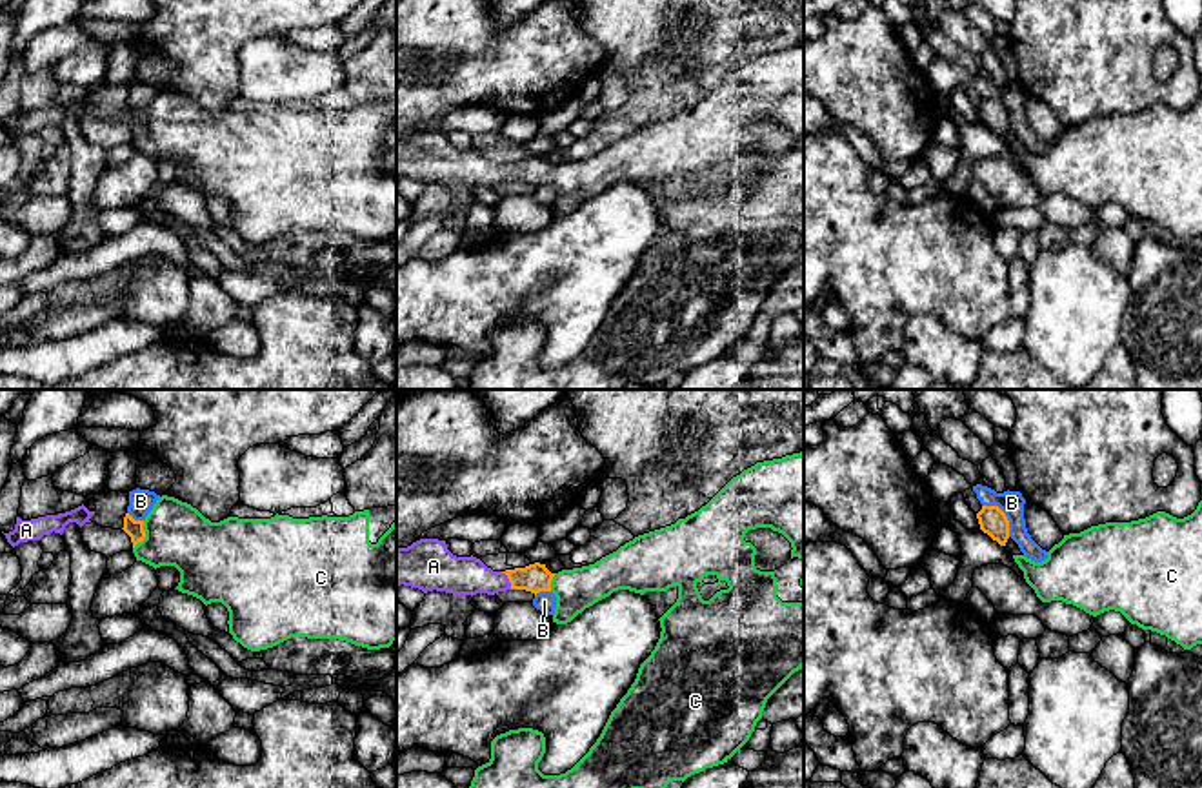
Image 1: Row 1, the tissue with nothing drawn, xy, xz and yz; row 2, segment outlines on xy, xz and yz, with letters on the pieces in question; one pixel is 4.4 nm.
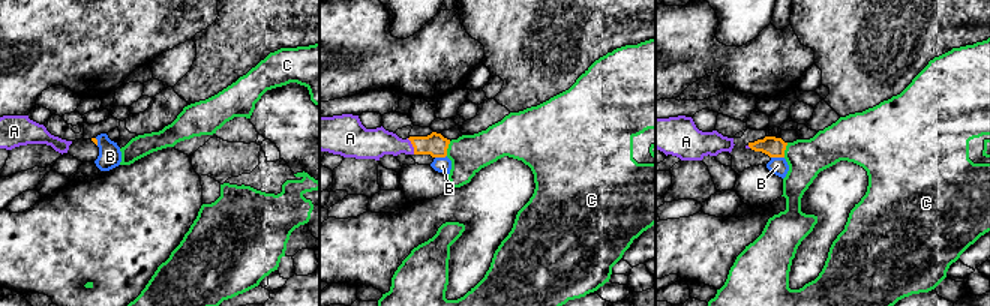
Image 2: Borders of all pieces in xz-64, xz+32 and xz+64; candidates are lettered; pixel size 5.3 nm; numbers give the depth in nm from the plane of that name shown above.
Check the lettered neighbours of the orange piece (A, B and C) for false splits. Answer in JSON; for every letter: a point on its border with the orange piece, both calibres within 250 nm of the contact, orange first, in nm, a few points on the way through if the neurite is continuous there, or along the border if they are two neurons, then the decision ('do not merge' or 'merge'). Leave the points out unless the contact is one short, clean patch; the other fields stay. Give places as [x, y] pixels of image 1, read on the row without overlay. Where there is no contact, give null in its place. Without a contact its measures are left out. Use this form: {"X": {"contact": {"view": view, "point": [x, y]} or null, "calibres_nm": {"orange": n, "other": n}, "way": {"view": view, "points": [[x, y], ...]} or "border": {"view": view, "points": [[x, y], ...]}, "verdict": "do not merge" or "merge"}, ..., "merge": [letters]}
{"A": {"contact": {"view": "xz", "point": [508, 170]}, "calibres_nm": {"orange": 130, "other": 180}, "way": {"view": "xz", "points": [[535, 170], [508, 170], [479, 171], [460, 168]]}, "verdict": "merge"}, "B": {"contact": {"view": "yz", "point": [1004, 106]}, "calibres_nm": {"orange": 120, "other": 110}, "border": {"view": "yz", "points": [[982, 97], [995, 97], [1004, 106], [1010, 128]]}, "verdict": "do not merge"}, "C": {"contact": {"view": "xy", "point": [144, 128]}, "calibres_nm": {"orange": 80, "other": 280}, "way": {"view": "xy", "points": [[133, 121], [144, 128], [177, 126]]}, "verdict": "merge"}, "merge": ["A", "C"]}

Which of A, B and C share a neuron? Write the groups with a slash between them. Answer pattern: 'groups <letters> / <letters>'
groups A C / B

